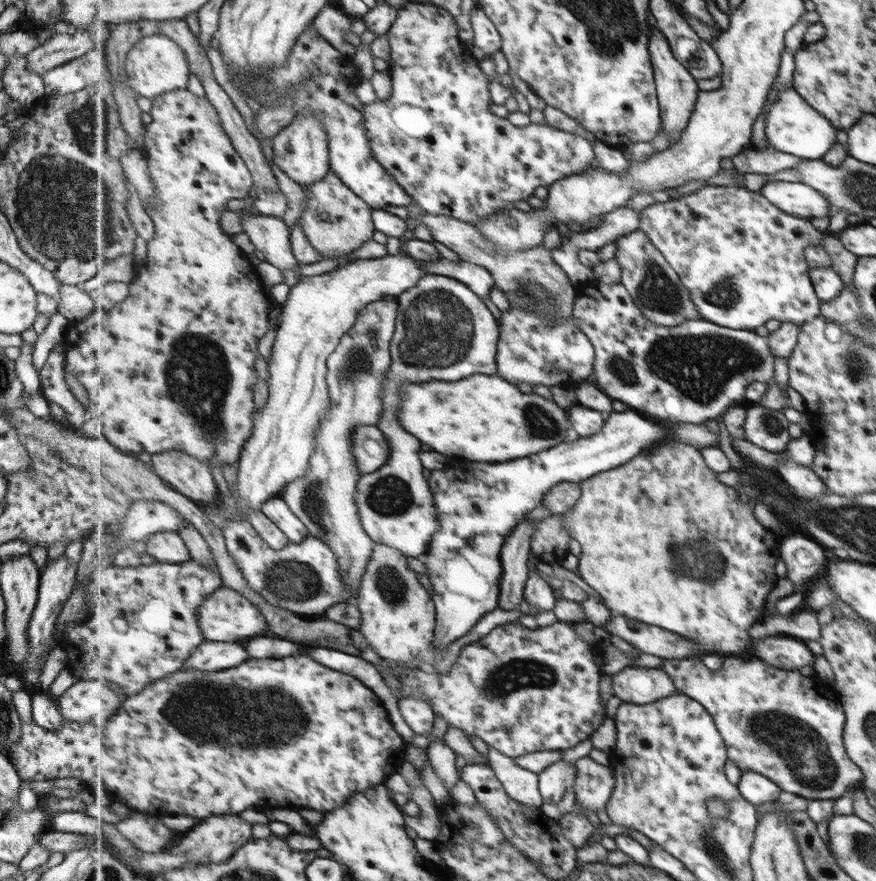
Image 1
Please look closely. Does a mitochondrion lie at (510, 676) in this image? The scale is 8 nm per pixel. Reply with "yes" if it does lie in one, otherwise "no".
yes

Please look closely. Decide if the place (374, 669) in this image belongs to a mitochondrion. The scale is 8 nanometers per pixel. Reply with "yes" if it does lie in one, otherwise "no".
no

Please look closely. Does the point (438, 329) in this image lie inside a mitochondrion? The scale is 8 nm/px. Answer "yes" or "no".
yes

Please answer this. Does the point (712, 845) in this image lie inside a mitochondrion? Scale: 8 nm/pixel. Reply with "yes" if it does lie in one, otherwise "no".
yes

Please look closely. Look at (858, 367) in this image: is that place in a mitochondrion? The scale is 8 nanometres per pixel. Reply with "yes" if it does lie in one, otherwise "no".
yes

